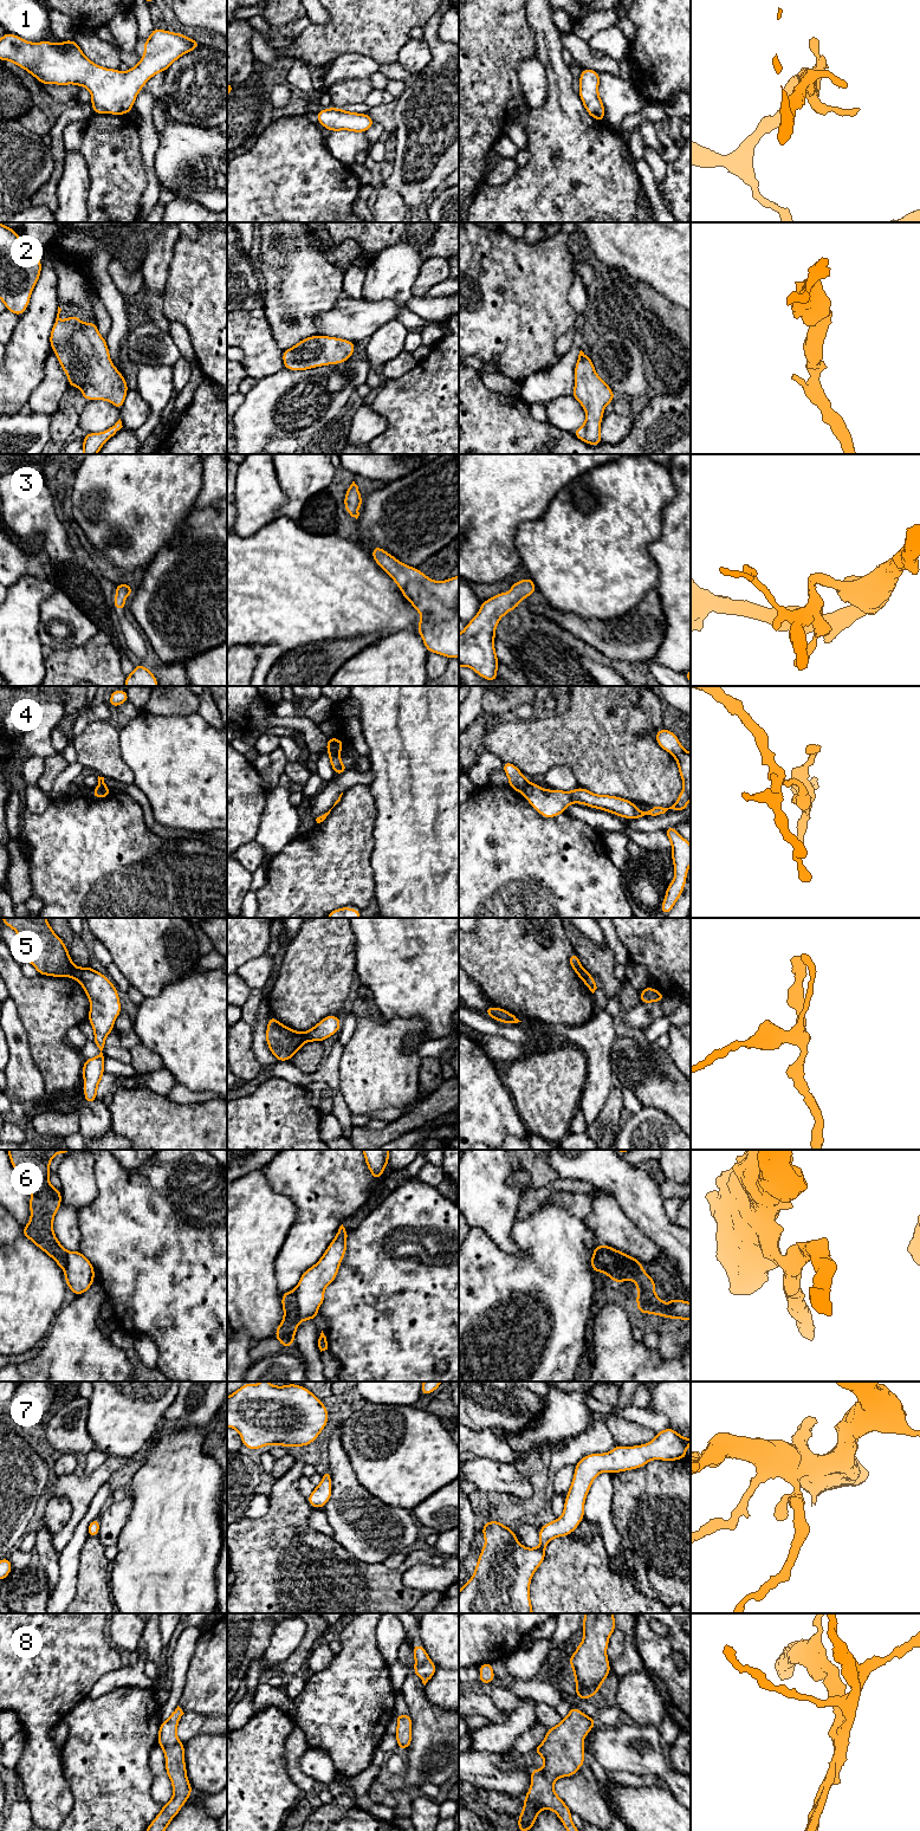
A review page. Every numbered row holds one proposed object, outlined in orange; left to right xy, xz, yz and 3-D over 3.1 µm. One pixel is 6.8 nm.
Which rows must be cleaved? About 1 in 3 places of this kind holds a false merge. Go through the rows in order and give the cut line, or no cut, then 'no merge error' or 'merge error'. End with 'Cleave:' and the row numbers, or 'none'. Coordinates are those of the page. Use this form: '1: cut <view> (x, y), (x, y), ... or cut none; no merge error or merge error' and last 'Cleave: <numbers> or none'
1: cut none; no merge error
2: cut none; no merge error
3: cut none; no merge error
4: cut xz (329, 751), (338, 754); merge error
5: cut xy (73, 966), (70, 976); merge error
6: cut yz (607, 1247), (622, 1259), (630, 1260), (640, 1266); merge error
7: cut none; no merge error
8: cut none; no merge error
Cleave: 4, 5, 6

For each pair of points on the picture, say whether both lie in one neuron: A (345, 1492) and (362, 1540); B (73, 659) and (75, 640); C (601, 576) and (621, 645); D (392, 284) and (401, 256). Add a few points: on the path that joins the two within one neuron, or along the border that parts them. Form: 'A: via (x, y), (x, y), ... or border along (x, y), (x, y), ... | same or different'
A: via (350, 1503), (351, 1511), (362, 1524), (362, 1528) | same
B: border along (98, 631), (83, 644), (53, 649) | different
C: border along (637, 603), (613, 619), (585, 619) | different
D: via (392, 277), (393, 271), (401, 263) | same

